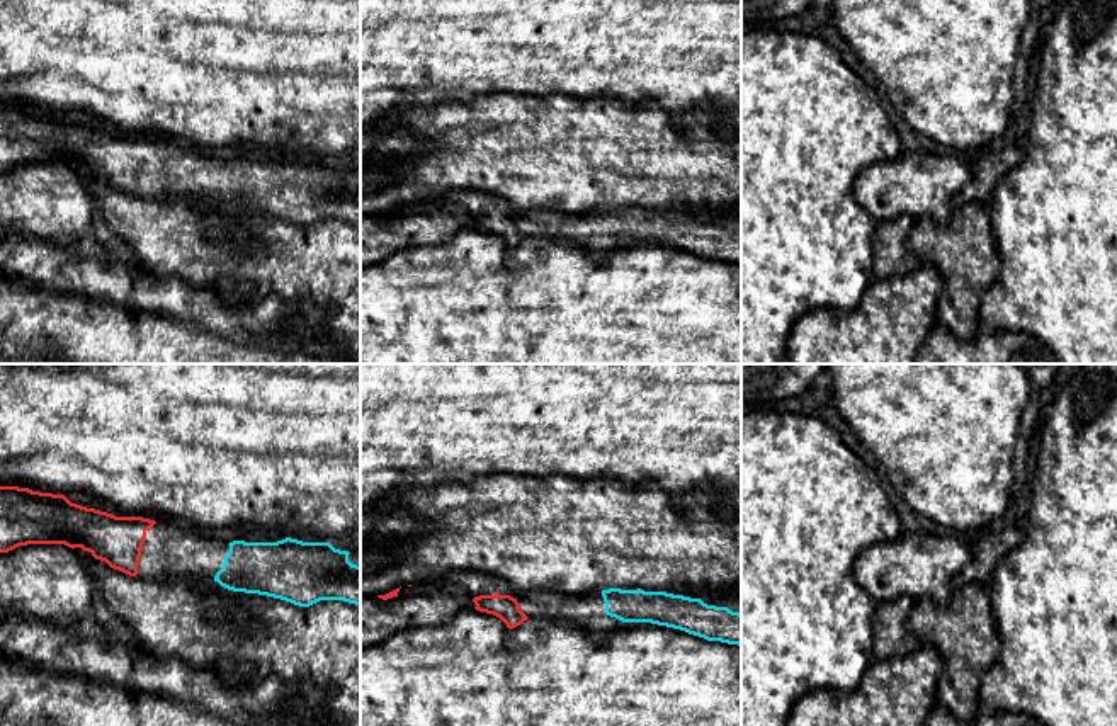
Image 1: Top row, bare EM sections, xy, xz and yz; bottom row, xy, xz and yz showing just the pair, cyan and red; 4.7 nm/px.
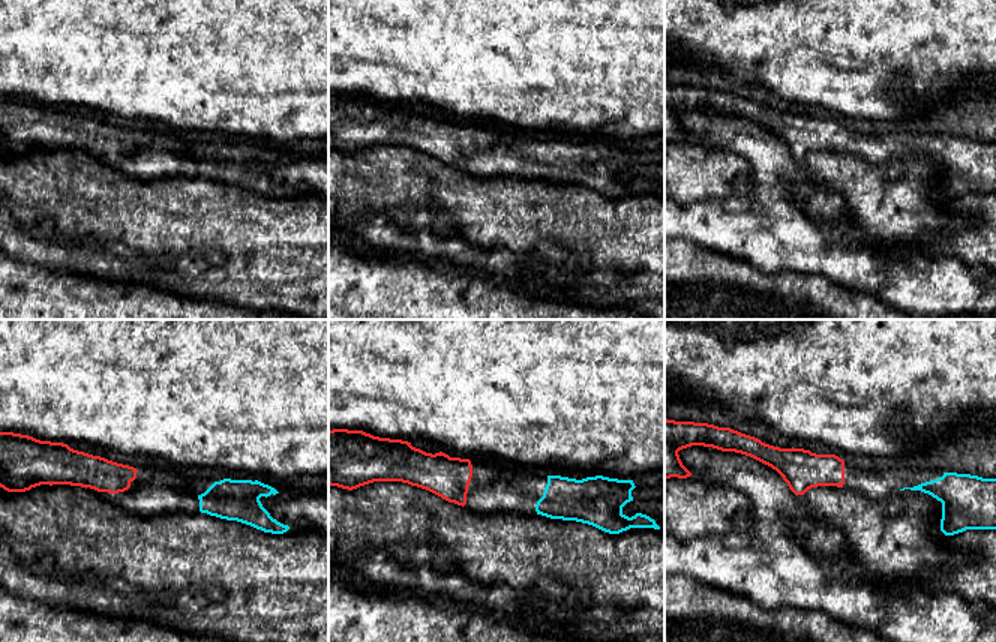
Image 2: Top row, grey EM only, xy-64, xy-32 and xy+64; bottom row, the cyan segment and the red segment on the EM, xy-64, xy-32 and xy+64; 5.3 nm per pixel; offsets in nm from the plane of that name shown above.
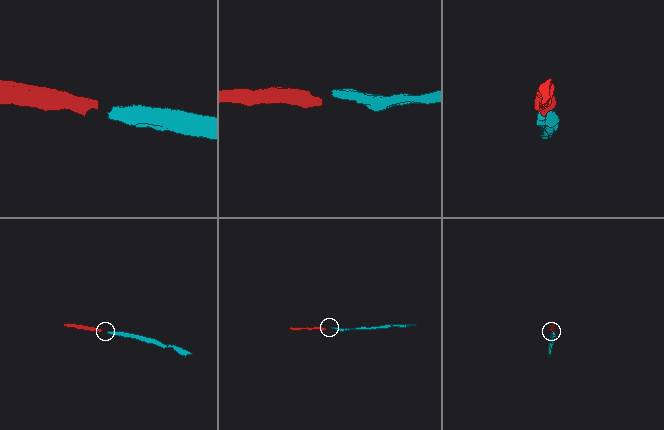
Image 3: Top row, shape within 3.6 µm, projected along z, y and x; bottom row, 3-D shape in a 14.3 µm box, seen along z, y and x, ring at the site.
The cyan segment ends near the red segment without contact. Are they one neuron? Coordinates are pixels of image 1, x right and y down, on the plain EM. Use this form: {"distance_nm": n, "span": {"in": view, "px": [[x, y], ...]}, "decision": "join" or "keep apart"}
{"distance_nm": 360, "span": {"in": "xy", "px": [[230, 162], [155, 141]]}, "decision": "join"}

